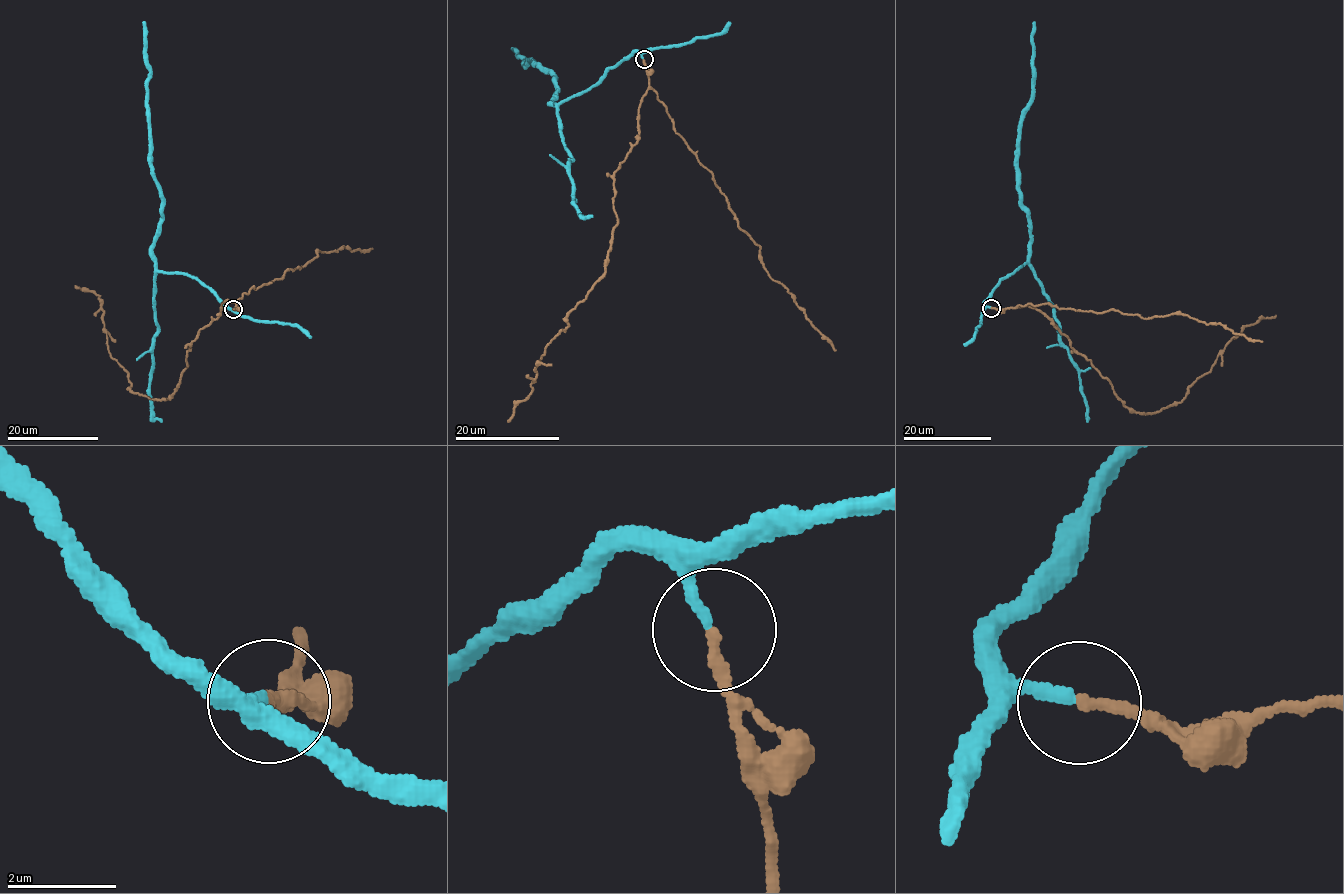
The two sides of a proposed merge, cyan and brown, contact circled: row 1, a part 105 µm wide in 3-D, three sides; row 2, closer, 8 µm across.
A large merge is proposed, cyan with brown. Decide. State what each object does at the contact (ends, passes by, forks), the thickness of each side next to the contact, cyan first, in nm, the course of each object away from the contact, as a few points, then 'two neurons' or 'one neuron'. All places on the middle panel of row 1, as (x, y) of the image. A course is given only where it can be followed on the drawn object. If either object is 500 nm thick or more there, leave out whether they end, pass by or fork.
cyan ends; brown ends; calibres 200 and 200 nm; course cyan (643, 59), (634, 52), (587, 89), (551, 104), (554, 79), (531, 58), (526, 65), (524, 57), (511, 49); course brown (644, 59), (649, 88), (639, 139), (613, 177), (617, 222), (605, 271), (546, 345), (507, 422); one neuron

